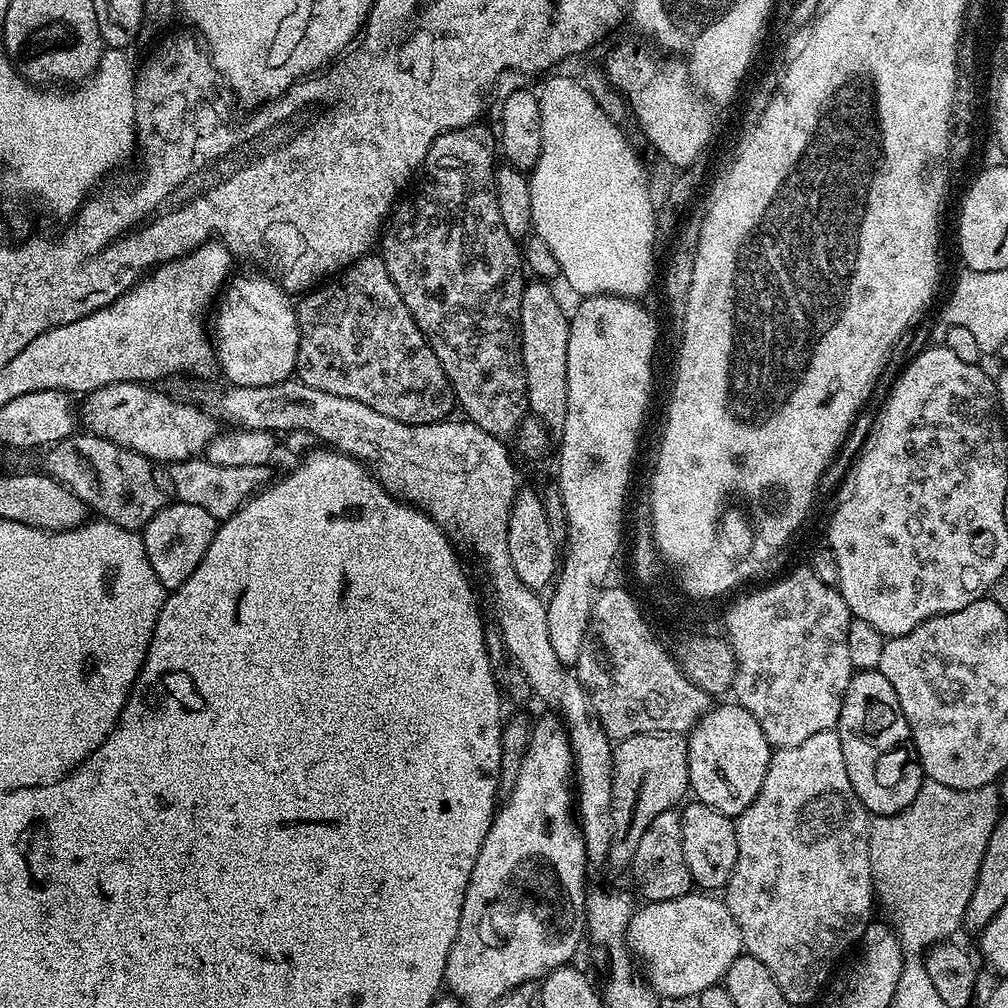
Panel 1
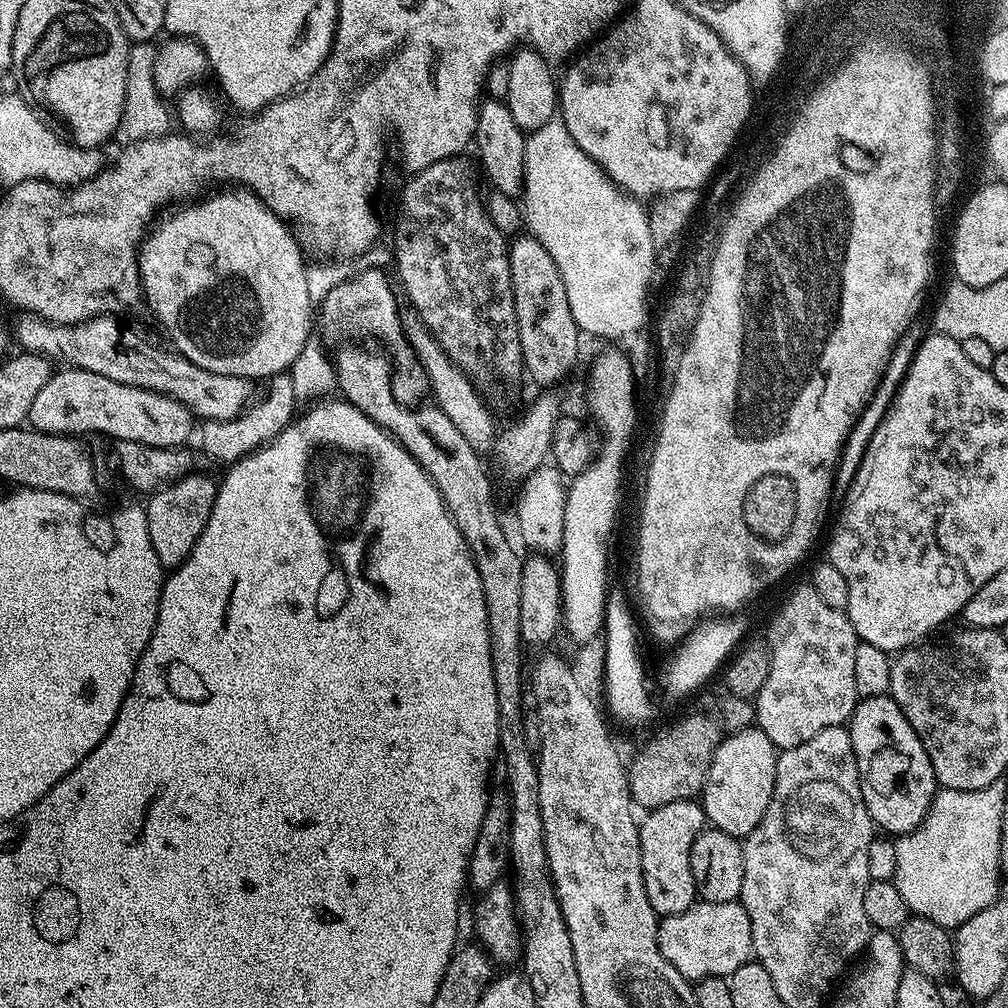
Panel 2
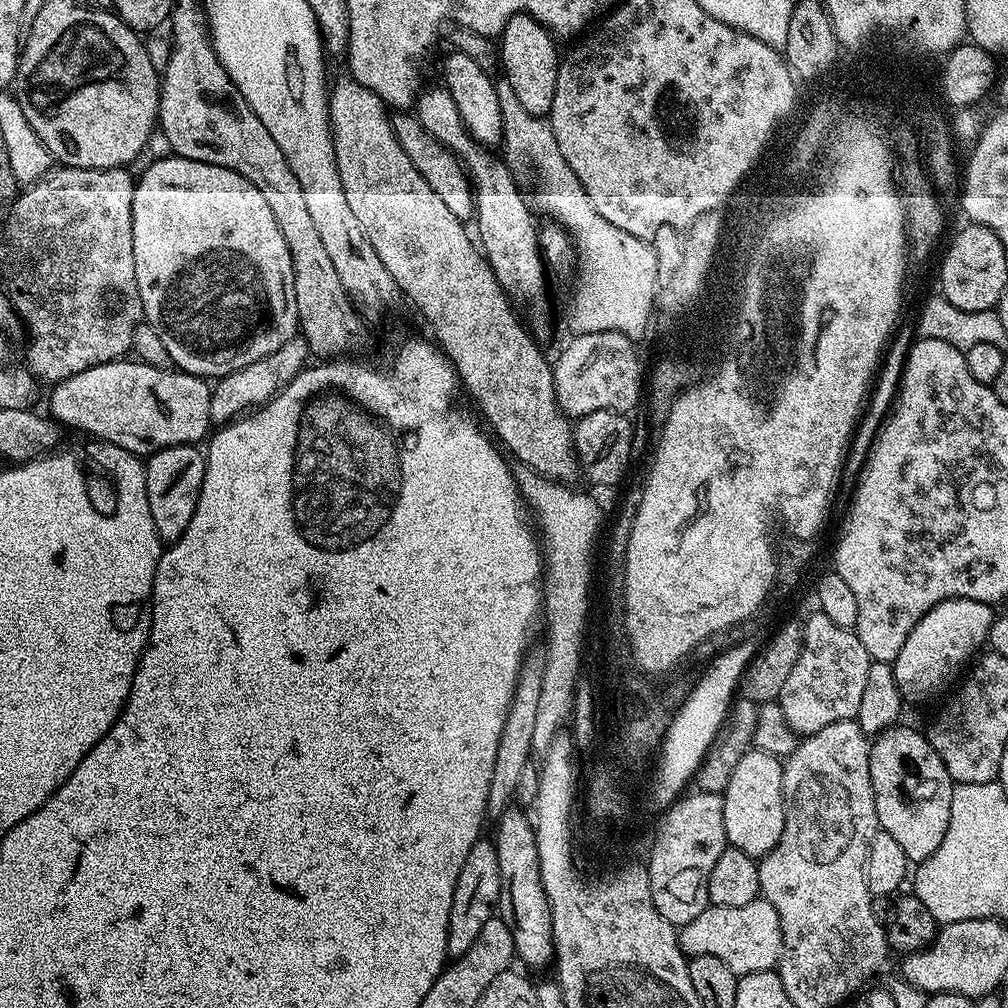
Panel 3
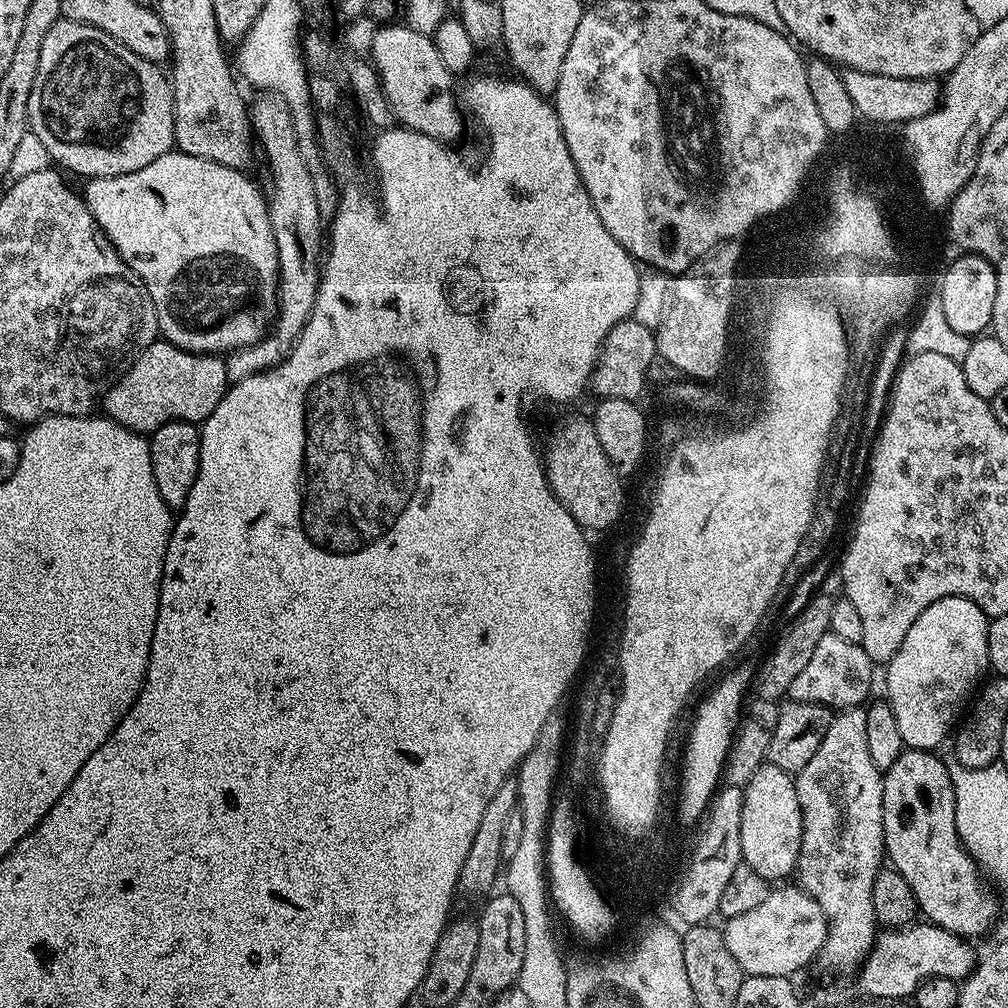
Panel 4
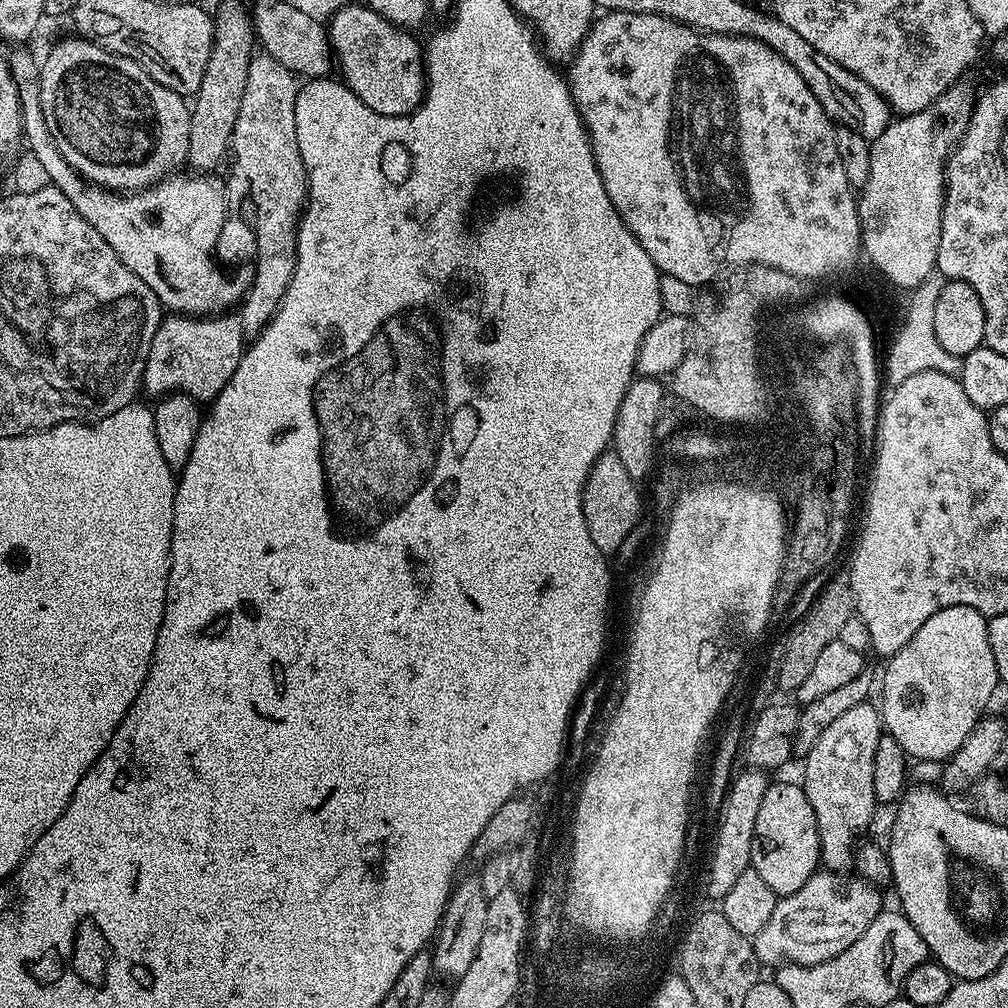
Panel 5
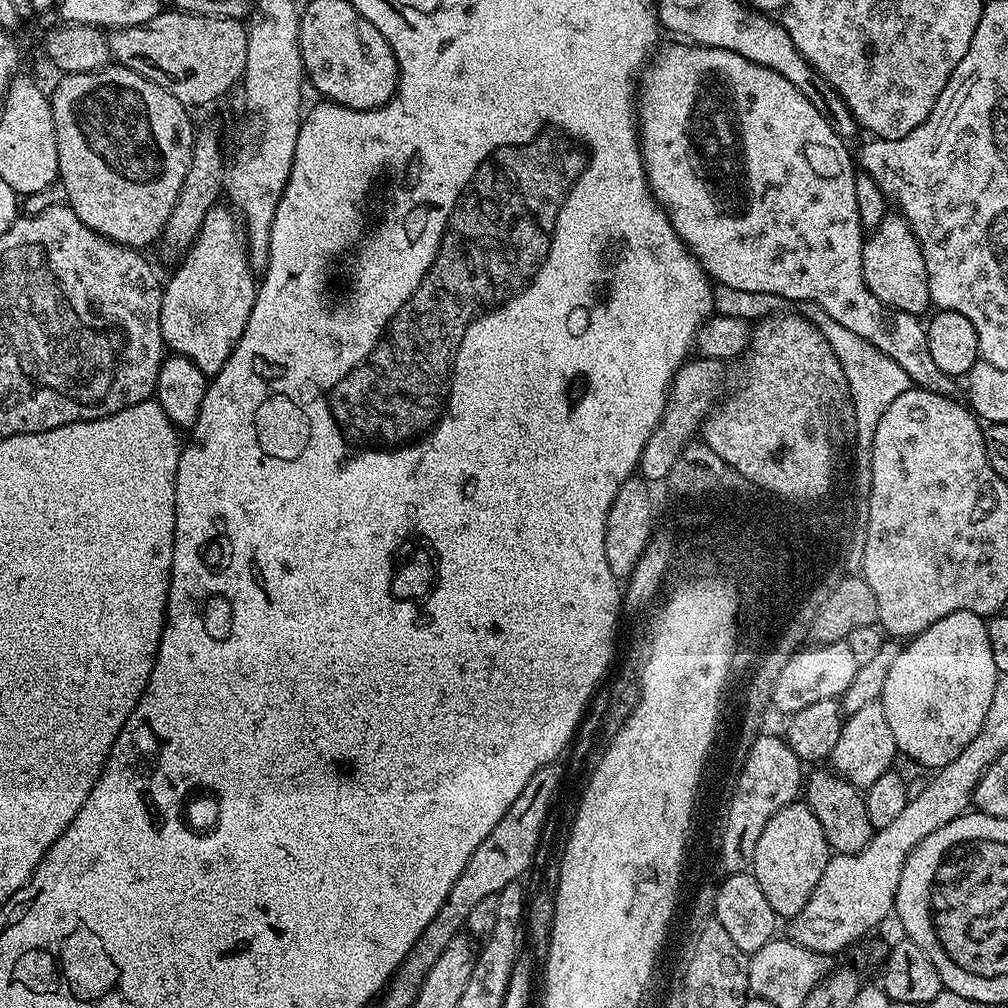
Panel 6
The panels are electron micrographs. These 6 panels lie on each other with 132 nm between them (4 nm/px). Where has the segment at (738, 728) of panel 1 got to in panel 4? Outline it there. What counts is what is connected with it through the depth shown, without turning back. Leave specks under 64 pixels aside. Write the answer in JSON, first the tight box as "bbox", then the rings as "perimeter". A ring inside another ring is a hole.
{"bbox":[741,762,802,881],"perimeter":[[[765,762],[743,790],[741,861],[748,864],[754,874],[762,874],[764,880],[787,881],[784,879],[795,873],[802,846],[802,806],[798,806],[798,790],[793,773],[778,770],[778,766]]]}

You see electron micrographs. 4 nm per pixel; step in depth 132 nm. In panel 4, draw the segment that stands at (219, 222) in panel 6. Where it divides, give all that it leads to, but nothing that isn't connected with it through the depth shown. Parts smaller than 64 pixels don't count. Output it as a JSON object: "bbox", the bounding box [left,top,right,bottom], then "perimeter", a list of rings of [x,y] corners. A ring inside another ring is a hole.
{"bbox":[103,338,230,434],"perimeter":[[[158,338],[104,393],[103,411],[108,419],[141,434],[154,433],[171,420],[199,425],[214,414],[214,406],[218,406],[228,393],[230,381],[224,362],[223,355],[187,352],[168,340]]]}

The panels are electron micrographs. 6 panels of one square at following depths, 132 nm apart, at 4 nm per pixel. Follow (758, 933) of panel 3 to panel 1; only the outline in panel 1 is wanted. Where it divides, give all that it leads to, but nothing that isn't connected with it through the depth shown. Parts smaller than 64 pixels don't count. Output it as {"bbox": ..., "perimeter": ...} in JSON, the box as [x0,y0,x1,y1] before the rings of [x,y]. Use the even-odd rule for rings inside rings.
{"bbox":[626,890,741,998],"perimeter":[[[689,890],[685,896],[654,900],[633,911],[626,943],[657,997],[694,998],[702,990],[721,983],[726,970],[730,970],[730,962],[741,956],[738,926],[723,899],[712,896],[715,895]]]}

